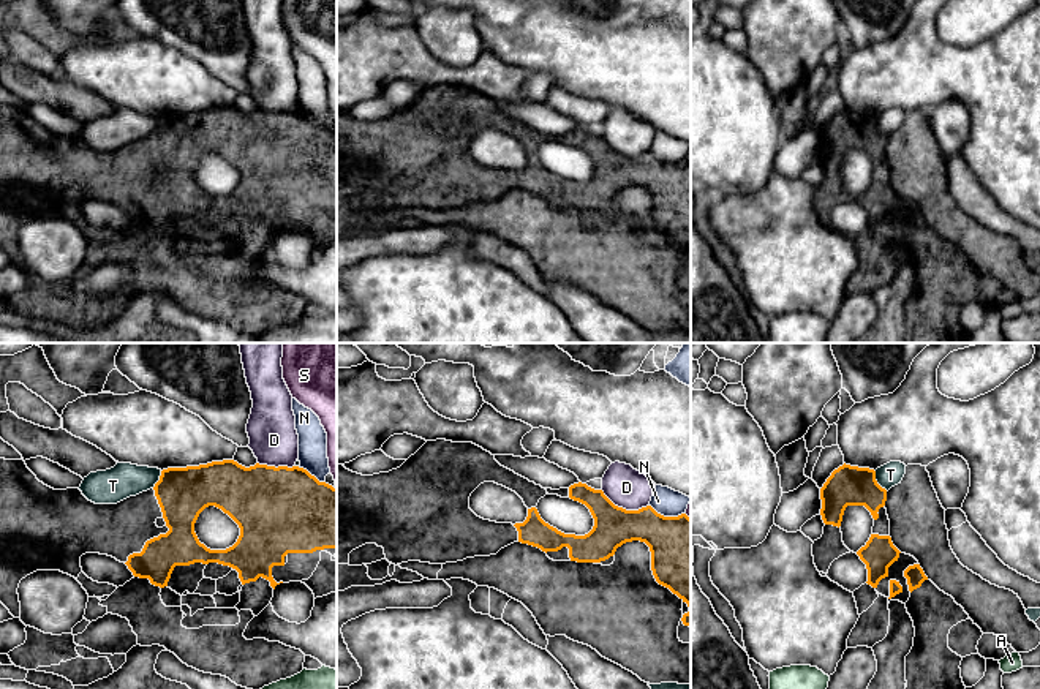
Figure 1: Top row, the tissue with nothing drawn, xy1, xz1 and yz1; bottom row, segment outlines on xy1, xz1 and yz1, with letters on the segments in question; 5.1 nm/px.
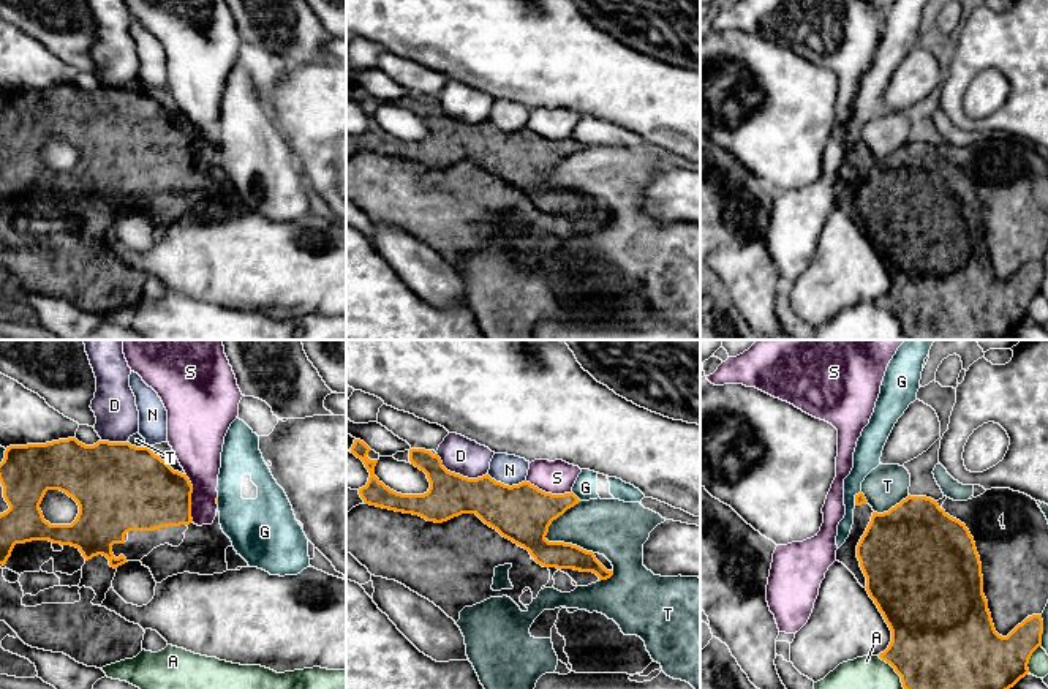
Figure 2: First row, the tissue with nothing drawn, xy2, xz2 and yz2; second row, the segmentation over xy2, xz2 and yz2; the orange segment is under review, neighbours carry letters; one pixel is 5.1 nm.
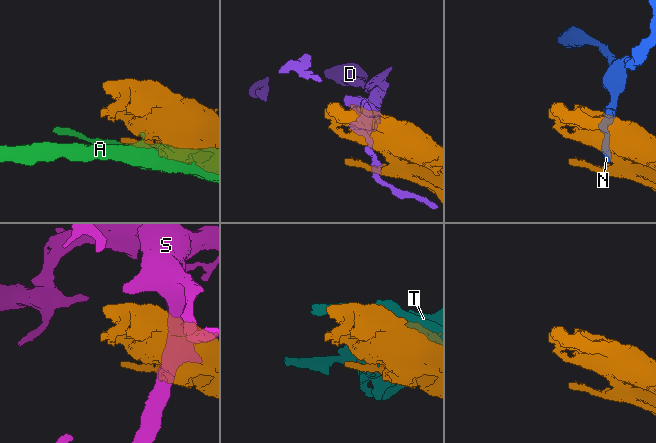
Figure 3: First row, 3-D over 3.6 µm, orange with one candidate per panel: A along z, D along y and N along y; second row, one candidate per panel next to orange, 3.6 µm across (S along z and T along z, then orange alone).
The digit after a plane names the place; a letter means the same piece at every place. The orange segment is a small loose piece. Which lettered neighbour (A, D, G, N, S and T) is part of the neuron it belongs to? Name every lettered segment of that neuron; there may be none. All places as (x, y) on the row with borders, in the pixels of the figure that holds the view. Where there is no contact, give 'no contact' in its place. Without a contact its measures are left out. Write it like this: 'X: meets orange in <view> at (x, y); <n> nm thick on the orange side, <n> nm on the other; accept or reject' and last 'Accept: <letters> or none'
A: meets orange in yz2 at (895, 670); 460 nm thick on the orange side, 180 nm on the other; reject
D: meets orange in xz2 at (459, 474); 220 nm thick on the orange side, 190 nm on the other; reject
G: meets orange in xz2 at (574, 495); 260 nm thick on the orange side, 120 nm on the other; reject
N: meets orange in xz2 at (506, 485); 300 nm thick on the orange side, 160 nm on the other; reject
S: meets orange in xy2 at (190, 496); 400 nm thick on the orange side, 240 nm on the other; reject
T: meets orange in xz2 at (547, 541); 300 nm thick on the orange side, 260 nm on the other; reject
Accept: none

